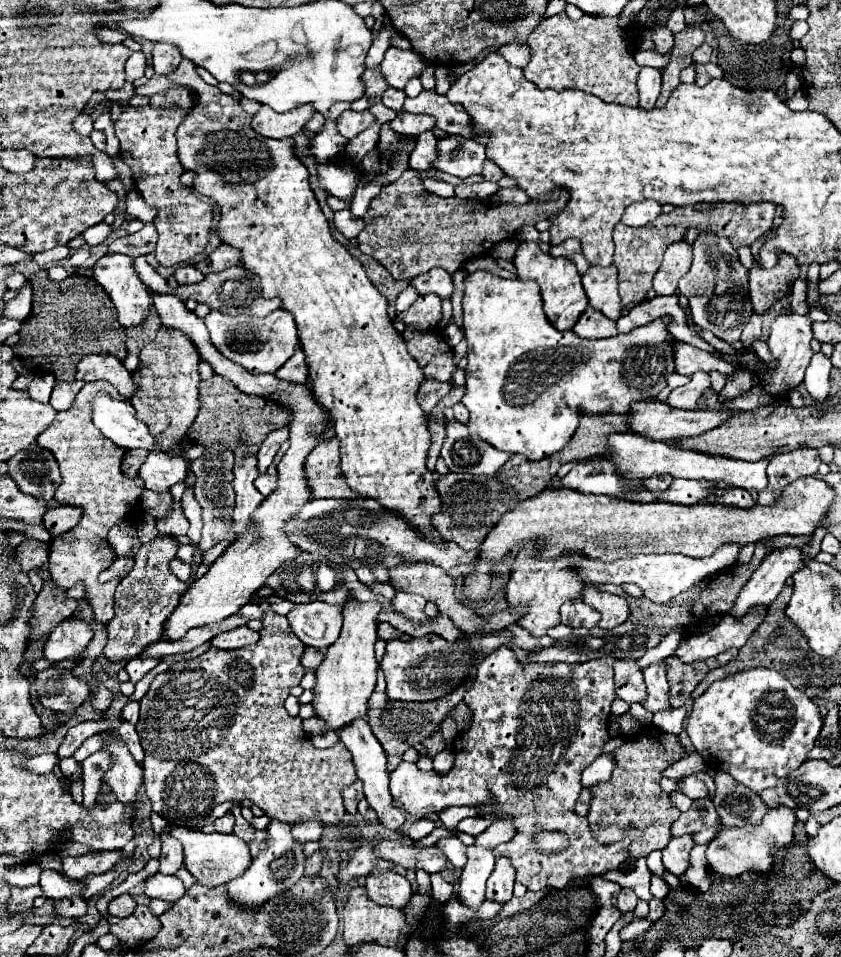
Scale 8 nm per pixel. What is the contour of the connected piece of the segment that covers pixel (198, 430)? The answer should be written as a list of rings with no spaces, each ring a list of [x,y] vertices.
[[[214,375],[208,381],[200,381],[200,411],[192,427],[188,429],[188,439],[200,443],[206,449],[222,449],[236,451],[236,445],[262,445],[268,433],[276,429],[284,429],[292,423],[292,409],[272,401],[268,397],[242,393],[230,381]]]

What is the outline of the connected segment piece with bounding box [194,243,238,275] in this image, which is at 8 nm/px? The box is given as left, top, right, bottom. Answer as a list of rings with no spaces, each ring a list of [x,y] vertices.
[[[218,245],[206,259],[194,263],[196,269],[200,269],[204,275],[210,275],[210,273],[220,273],[232,265],[238,265],[238,251],[230,245]]]

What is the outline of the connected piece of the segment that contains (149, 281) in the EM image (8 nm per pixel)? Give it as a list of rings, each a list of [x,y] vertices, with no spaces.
[[[142,255],[134,259],[134,265],[136,265],[136,271],[138,271],[142,283],[144,283],[150,291],[156,291],[156,293],[170,293],[168,283],[148,265],[148,261],[146,261]]]

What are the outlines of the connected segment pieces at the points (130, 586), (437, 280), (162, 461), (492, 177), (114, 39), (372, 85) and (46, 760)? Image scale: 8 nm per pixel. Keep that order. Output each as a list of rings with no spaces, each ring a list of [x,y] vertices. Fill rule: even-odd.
[[[158,533],[150,543],[142,545],[138,555],[134,557],[134,569],[118,583],[114,597],[114,617],[106,625],[108,643],[104,647],[104,655],[110,661],[132,659],[142,653],[142,649],[162,637],[164,623],[168,615],[176,609],[180,597],[186,591],[186,583],[182,583],[170,569],[168,563],[176,557],[180,543],[176,537]]]
[[[430,269],[424,275],[418,275],[410,281],[412,287],[416,287],[416,291],[420,295],[426,293],[434,293],[438,297],[450,297],[452,295],[452,275],[446,269]]]
[[[150,451],[138,471],[138,477],[144,481],[148,489],[160,493],[160,491],[168,491],[170,485],[184,481],[186,473],[188,469],[182,457],[170,457],[158,451]]]
[[[486,161],[486,163],[484,163],[480,175],[482,175],[486,181],[494,181],[494,183],[498,183],[498,181],[504,177],[504,173],[500,173],[500,167],[496,167],[492,161]]]
[[[101,28],[96,30],[94,33],[100,40],[112,45],[121,44],[129,37],[126,32],[123,33],[122,30],[115,30],[112,28]]]
[[[366,69],[366,71],[364,71],[362,83],[364,83],[364,87],[366,87],[364,99],[359,99],[351,103],[351,109],[358,112],[372,107],[374,103],[378,103],[378,101],[382,99],[384,87],[388,87],[384,75],[382,75],[380,71],[372,71],[372,69]]]
[[[36,755],[32,757],[28,763],[24,763],[24,767],[28,767],[30,771],[36,771],[36,773],[44,773],[44,771],[52,771],[56,765],[56,755]]]

